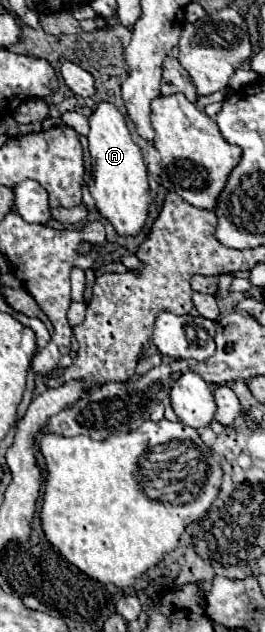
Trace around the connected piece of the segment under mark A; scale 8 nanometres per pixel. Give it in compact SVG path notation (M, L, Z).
M99 103L89 117L89 125L91 131L87 139L93 157L93 177L89 183L89 191L95 199L95 207L119 235L135 237L143 229L151 205L147 165L143 163L141 149L133 143L131 133L125 125L125 117L111 103Z

